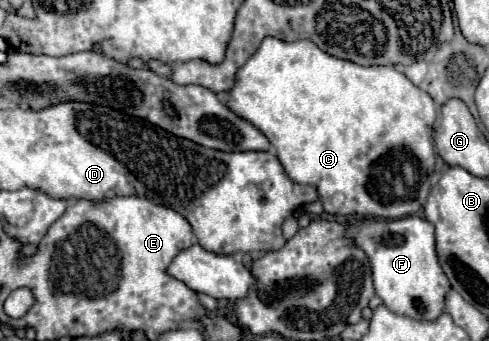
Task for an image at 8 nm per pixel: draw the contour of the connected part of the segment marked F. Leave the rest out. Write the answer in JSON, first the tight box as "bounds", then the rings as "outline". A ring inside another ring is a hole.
{"bounds":[346,216,450,320],"outline":[[[404,216],[400,220],[378,220],[378,218],[352,218],[346,222],[346,236],[352,240],[352,246],[366,252],[372,266],[374,290],[382,298],[384,306],[396,314],[410,316],[416,320],[434,320],[444,312],[444,296],[450,288],[448,278],[444,276],[436,248],[434,248],[434,226],[420,216]]]}

